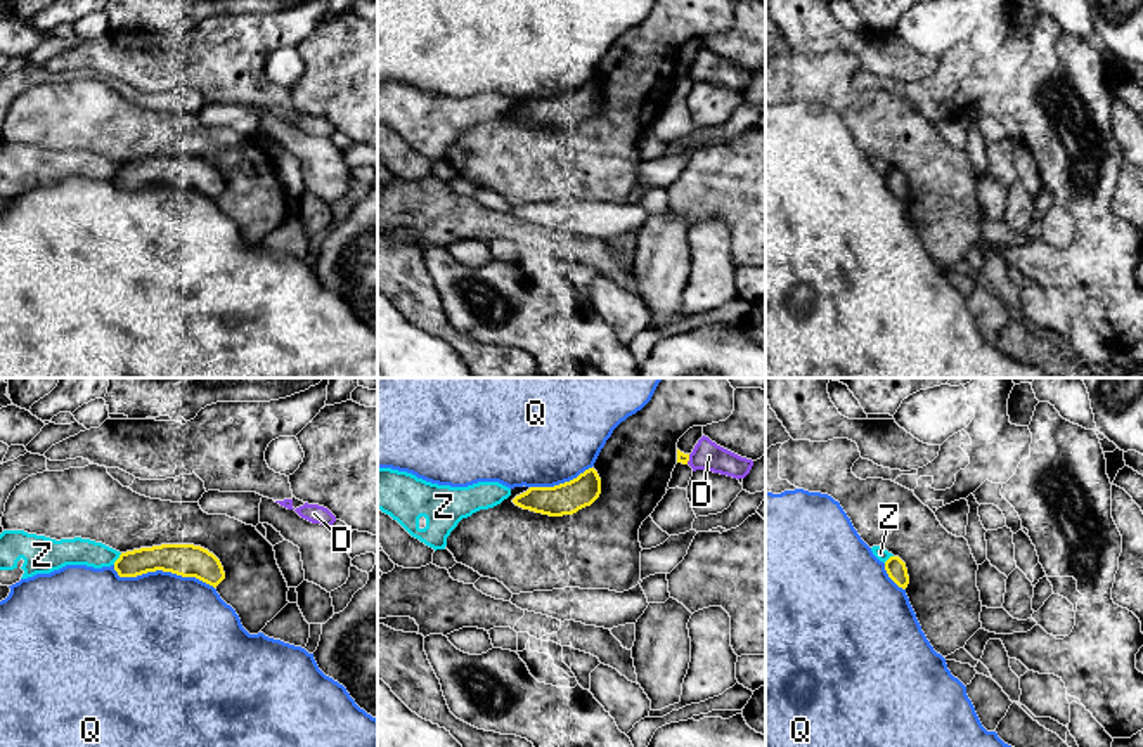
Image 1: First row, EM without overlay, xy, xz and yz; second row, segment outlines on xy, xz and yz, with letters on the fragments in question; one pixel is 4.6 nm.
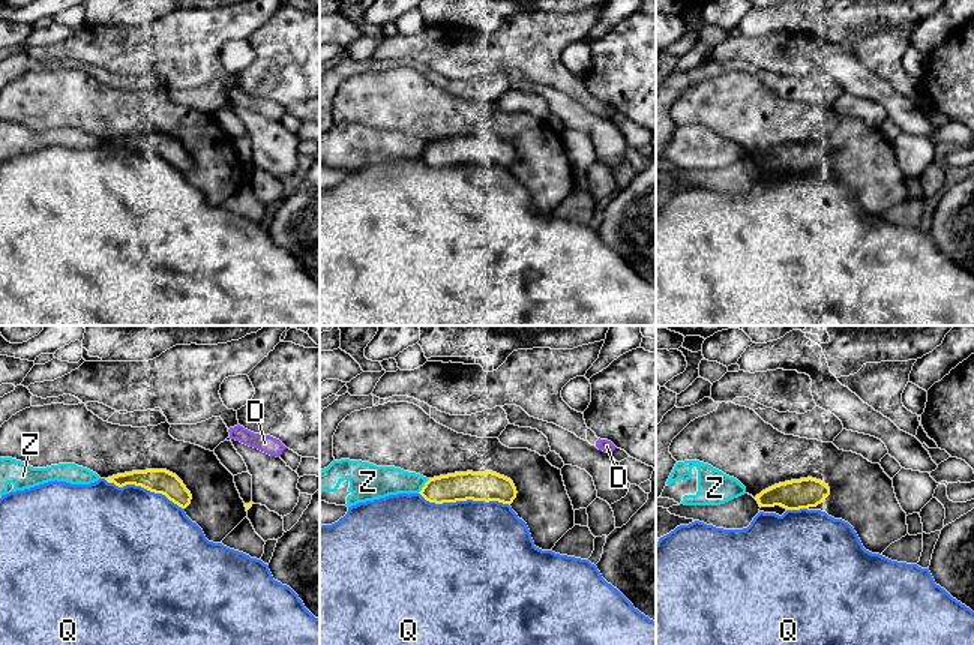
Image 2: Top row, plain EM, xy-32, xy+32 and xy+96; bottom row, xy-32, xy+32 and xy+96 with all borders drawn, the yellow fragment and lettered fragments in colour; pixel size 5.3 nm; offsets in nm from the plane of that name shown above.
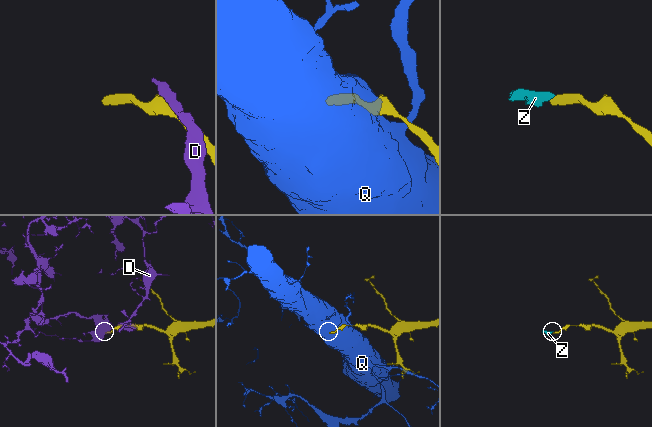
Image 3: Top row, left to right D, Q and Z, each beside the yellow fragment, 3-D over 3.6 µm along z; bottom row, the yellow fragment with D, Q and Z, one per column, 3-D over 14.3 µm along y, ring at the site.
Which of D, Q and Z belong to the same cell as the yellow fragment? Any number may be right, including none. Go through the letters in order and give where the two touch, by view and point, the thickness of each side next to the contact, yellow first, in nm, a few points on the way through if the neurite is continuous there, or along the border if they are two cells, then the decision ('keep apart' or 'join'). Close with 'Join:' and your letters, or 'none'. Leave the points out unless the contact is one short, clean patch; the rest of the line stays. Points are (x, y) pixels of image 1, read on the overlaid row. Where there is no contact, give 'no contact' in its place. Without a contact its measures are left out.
D: meets yellow in xz at (688, 460); 50 nm thick on the yellow side, 140 nm on the other; keep apart
Q: meets yellow in xy at (161, 569); 160 nm thick on the yellow side, 480 nm on the other; keep apart
Z: meets yellow in xy at (118, 558); 130 nm thick on the yellow side, 130 nm on the other; border along xy (122, 553), (113, 564); keep apart
Join: none

